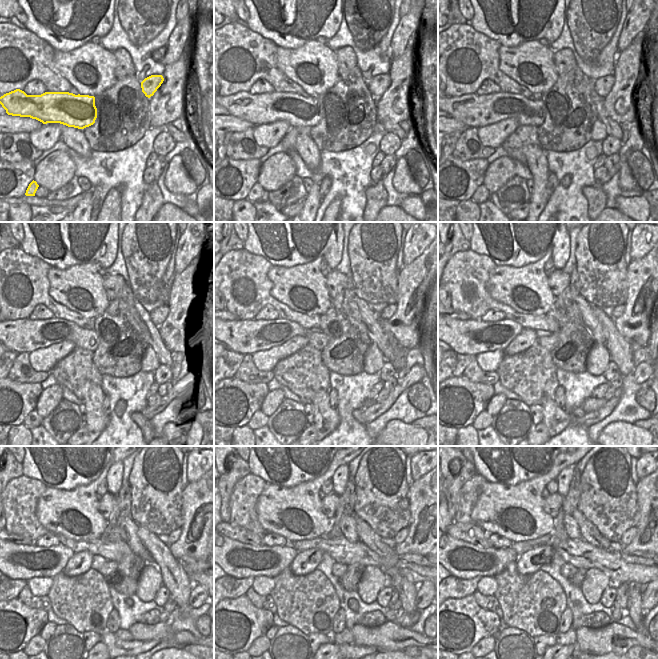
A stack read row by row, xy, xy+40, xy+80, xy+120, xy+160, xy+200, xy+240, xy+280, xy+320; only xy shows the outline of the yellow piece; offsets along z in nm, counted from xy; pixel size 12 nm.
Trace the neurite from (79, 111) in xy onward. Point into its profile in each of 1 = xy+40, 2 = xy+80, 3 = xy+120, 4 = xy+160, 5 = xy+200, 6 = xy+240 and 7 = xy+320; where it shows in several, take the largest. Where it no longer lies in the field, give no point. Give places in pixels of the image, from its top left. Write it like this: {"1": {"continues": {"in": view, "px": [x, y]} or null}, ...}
{"1": {"continues": {"in": "xy+40", "px": [264, 108]}}, "2": {"continues": {"in": "xy+80", "px": [473, 110]}}, "3": {"continues": {"in": "xy+120", "px": [23, 335]}}, "4": {"continues": {"in": "xy+160", "px": [249, 336]}}, "5": {"continues": {"in": "xy+200", "px": [473, 336]}}, "6": {"continues": {"in": "xy+240", "px": [17, 561]}}, "7": {"continues": {"in": "xy+320", "px": [463, 560]}}}

